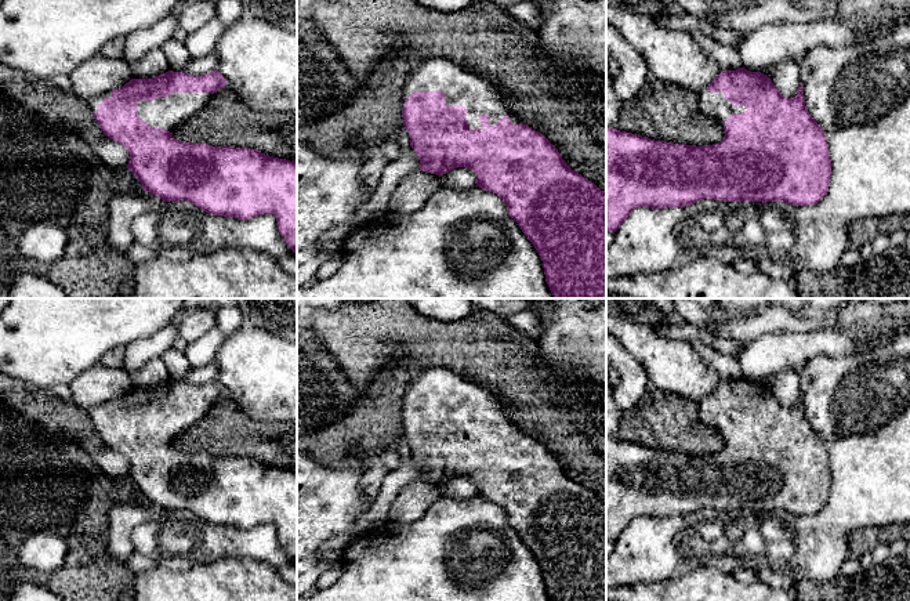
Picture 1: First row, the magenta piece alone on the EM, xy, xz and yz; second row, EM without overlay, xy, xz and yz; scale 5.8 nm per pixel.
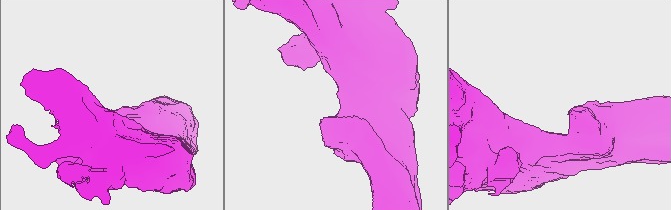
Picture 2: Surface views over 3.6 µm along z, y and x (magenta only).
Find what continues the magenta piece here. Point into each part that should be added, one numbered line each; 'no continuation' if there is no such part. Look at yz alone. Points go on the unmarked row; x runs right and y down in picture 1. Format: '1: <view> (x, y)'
1: yz (714, 415)

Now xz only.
1: xz (460, 397)

